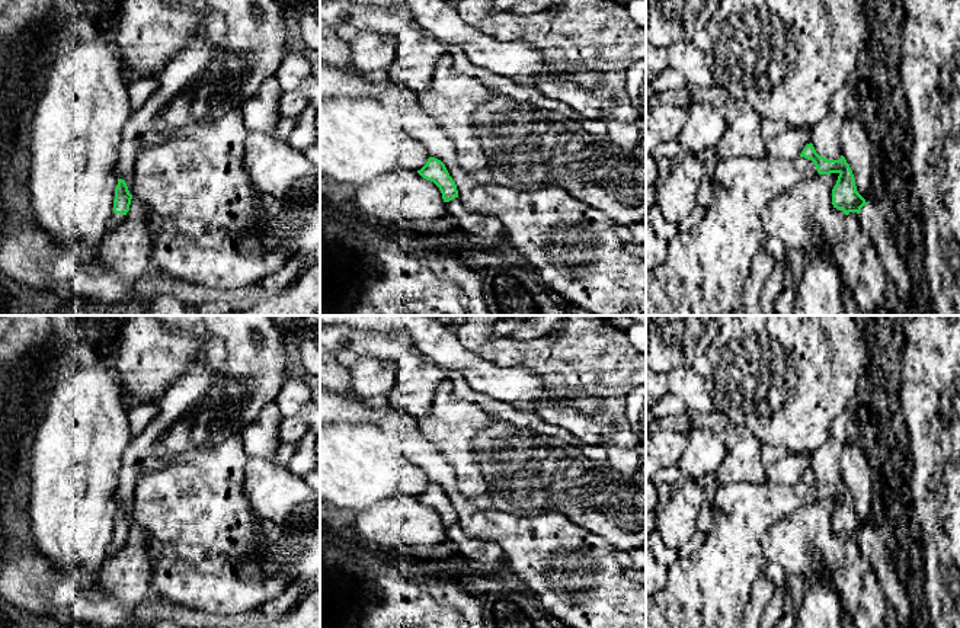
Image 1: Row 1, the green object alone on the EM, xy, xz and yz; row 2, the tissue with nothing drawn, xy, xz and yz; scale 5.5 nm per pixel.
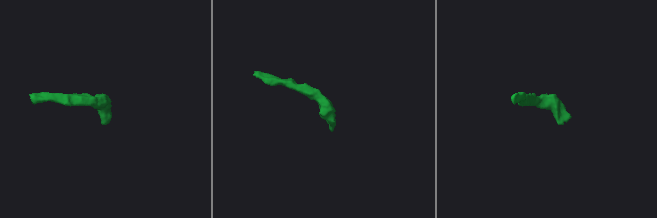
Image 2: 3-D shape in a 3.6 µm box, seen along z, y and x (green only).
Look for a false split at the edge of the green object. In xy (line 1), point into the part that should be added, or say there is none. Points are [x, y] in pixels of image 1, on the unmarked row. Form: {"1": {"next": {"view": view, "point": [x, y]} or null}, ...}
{"1": {"next": {"view": "xy", "point": [115, 545]}}}

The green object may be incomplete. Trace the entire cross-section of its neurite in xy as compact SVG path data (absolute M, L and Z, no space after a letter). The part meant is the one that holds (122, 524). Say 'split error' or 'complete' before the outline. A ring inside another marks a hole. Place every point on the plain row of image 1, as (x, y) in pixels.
split error; M118 504L118 510L115 513L113 538L109 542L108 557L112 557L122 550L127 538L129 536L131 525L132 520L129 519L125 506Z

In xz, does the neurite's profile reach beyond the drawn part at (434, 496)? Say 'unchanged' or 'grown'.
unchanged

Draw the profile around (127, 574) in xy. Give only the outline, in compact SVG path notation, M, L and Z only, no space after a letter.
M132 522L122 550L103 563L99 581L119 600L122 609L132 611L153 595L150 579L145 534Z

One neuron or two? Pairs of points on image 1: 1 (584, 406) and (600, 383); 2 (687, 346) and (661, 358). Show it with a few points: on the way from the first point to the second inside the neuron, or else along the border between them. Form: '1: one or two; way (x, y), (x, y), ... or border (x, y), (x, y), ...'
1: two; border (568, 403), (586, 415), (595, 415), (602, 407)
2: one; way (681, 345), (674, 345), (666, 352)

